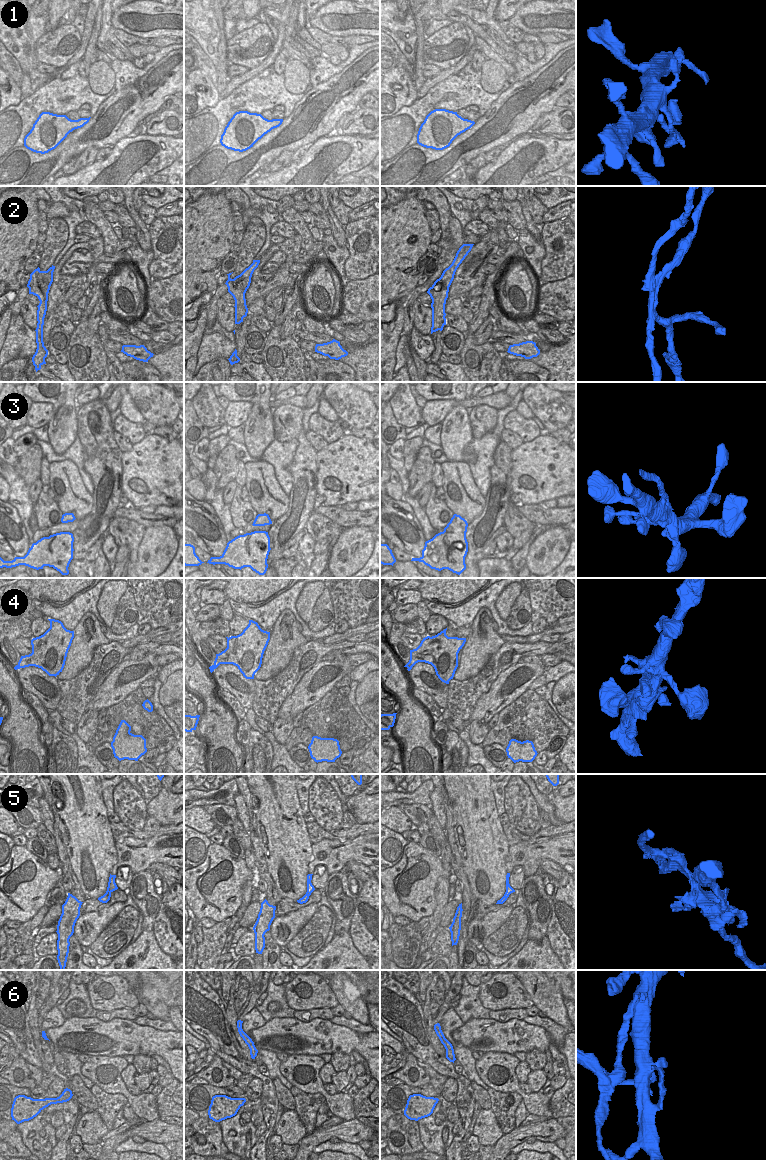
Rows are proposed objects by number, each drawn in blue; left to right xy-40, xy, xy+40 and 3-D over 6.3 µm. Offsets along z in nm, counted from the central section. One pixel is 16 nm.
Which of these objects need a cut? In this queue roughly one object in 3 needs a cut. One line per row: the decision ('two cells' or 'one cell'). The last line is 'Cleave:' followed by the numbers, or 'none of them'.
1: one cell
2: two cells
3: two cells
4: two cells
5: two cells
6: two cells
Cleave: 2, 3, 4, 5, 6

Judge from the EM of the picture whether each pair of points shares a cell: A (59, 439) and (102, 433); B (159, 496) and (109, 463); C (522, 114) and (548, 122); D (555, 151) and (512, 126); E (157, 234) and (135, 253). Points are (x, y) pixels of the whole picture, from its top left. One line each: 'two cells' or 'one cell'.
A: two cells
B: two cells
C: two cells
D: two cells
E: two cells

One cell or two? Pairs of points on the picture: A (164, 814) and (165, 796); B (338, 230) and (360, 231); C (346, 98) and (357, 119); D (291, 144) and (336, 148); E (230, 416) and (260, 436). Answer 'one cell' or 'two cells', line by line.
A: one cell
B: two cells
C: two cells
D: two cells
E: two cells

